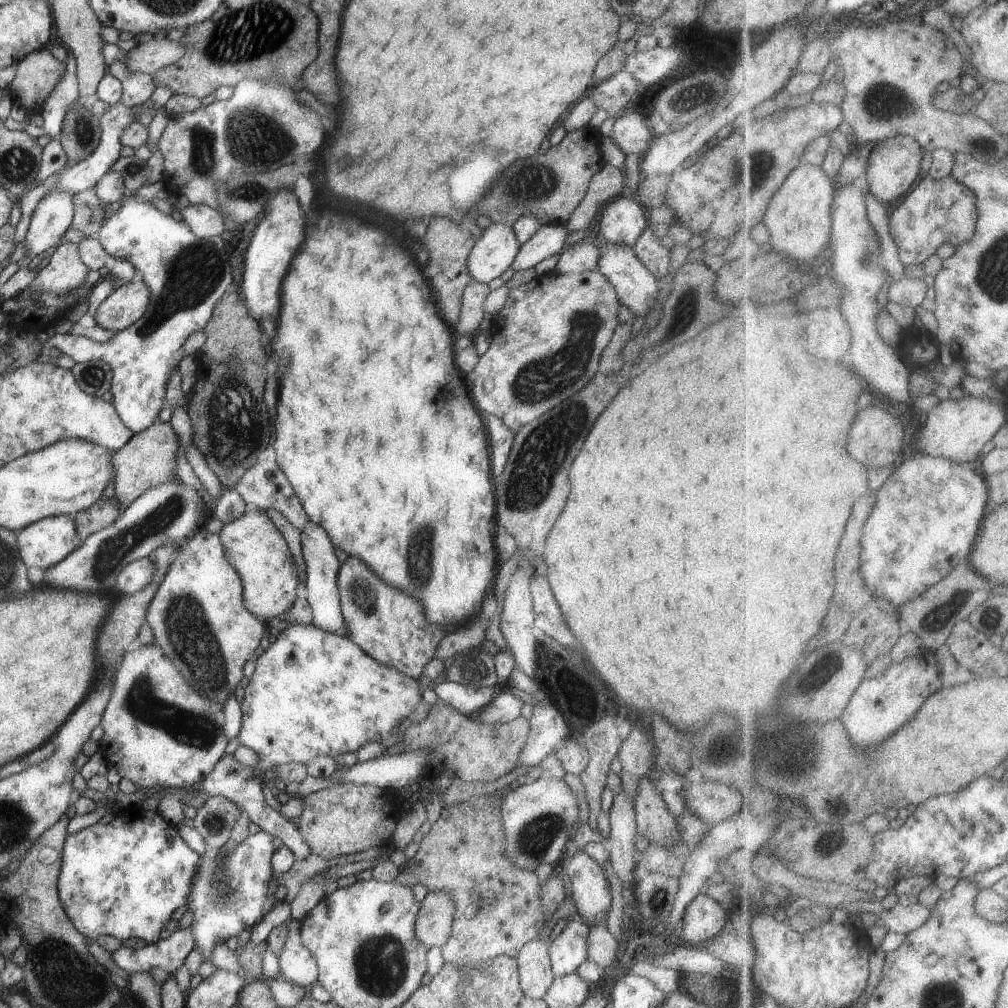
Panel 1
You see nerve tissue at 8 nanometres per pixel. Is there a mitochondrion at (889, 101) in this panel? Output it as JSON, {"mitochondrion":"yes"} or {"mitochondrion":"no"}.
{"mitochondrion":"yes"}

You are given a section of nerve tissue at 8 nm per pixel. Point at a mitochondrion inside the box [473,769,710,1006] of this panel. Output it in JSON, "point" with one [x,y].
{"point":[537,835]}

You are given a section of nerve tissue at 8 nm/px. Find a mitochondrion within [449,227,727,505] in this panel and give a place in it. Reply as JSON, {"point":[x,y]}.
{"point":[545,380]}

